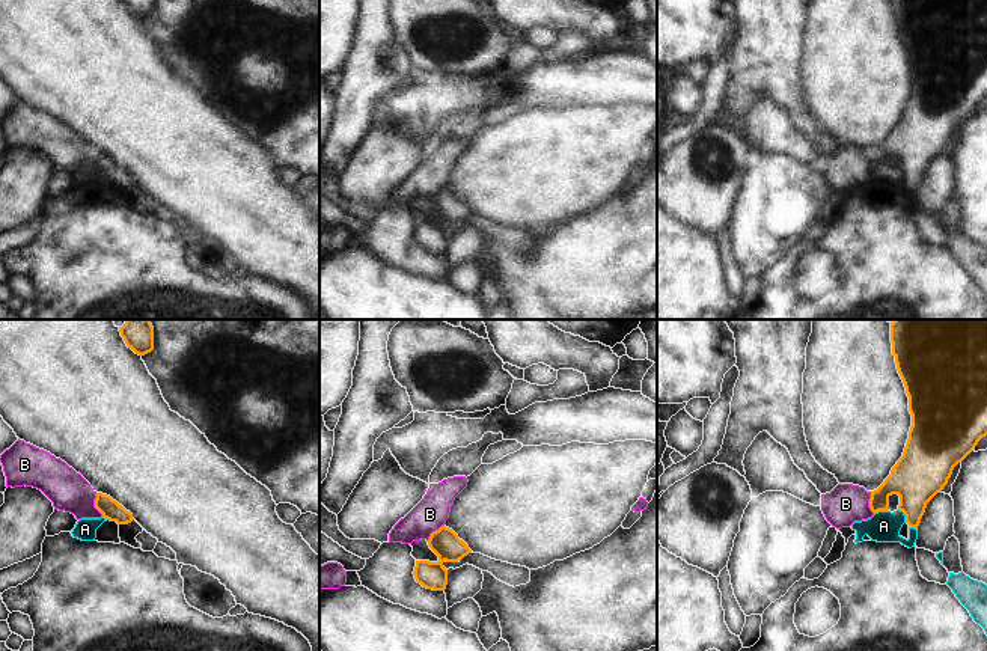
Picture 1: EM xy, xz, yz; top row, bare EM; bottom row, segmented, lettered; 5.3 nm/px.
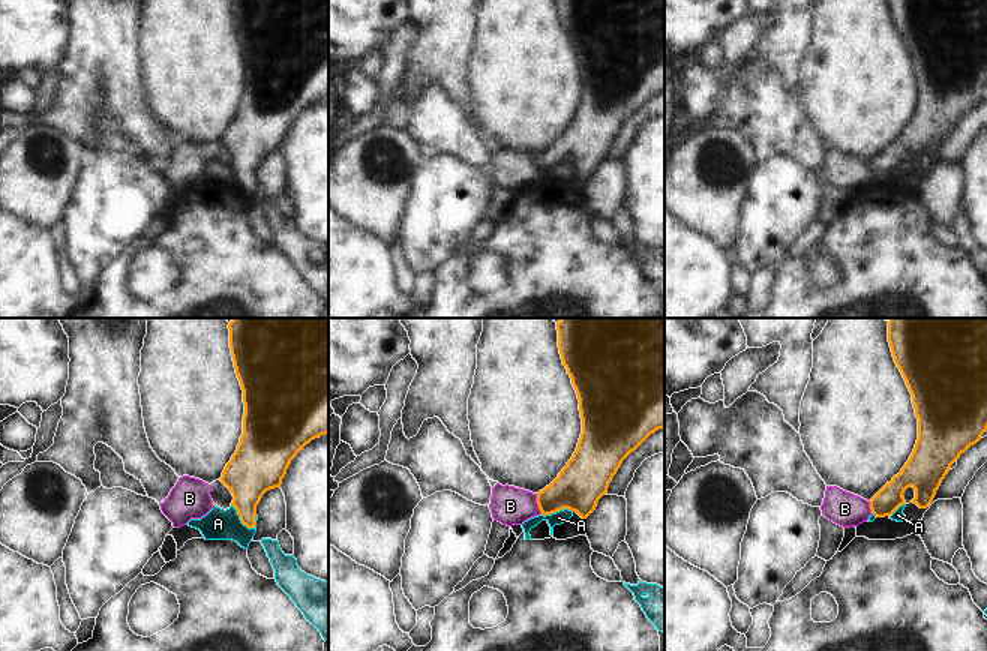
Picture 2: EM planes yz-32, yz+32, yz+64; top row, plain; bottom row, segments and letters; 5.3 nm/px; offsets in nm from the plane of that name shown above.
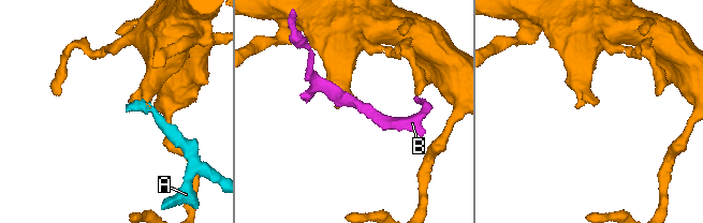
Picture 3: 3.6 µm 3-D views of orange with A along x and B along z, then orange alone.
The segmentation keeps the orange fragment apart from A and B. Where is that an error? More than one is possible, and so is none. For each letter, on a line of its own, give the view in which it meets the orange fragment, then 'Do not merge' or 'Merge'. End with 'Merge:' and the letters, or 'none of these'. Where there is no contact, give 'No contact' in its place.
A: Touches orange in yz. Merge
B: Touches orange in xy. Do not merge
Merge: A

